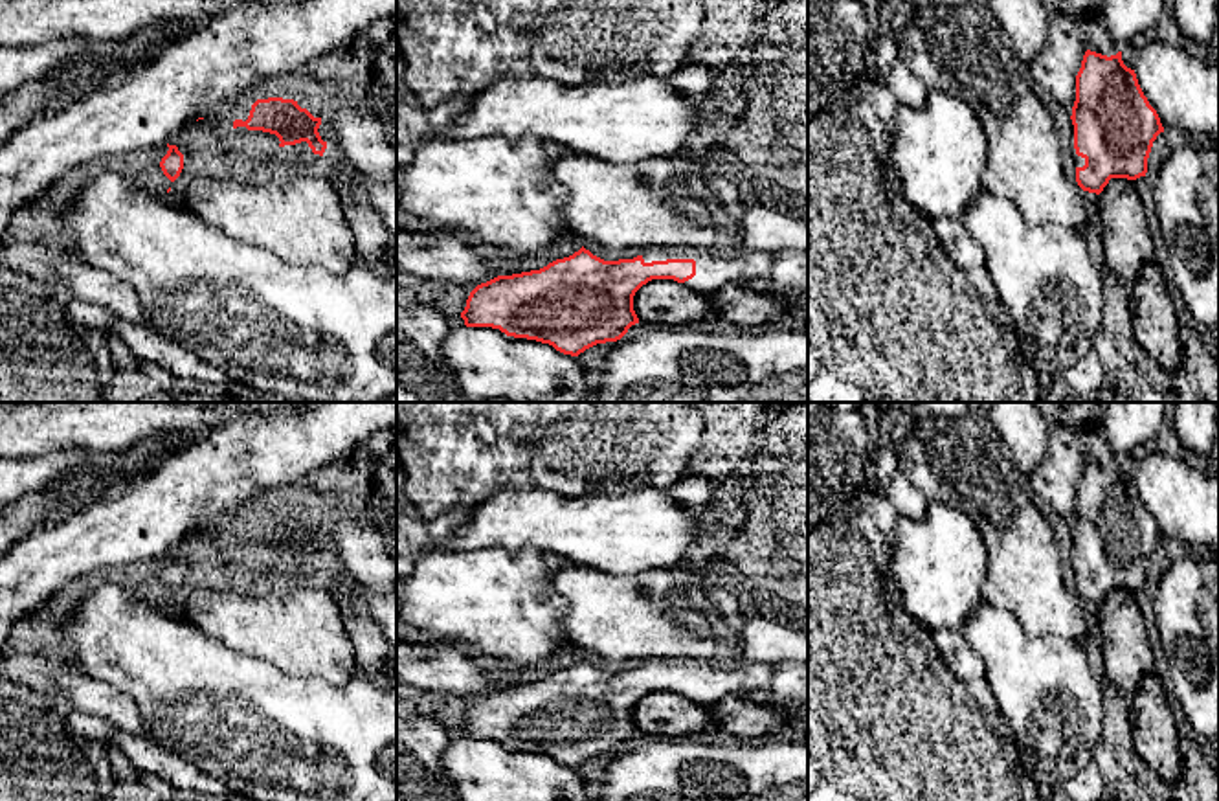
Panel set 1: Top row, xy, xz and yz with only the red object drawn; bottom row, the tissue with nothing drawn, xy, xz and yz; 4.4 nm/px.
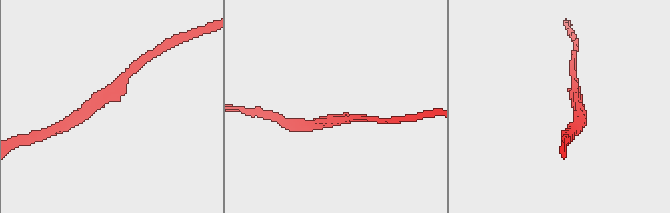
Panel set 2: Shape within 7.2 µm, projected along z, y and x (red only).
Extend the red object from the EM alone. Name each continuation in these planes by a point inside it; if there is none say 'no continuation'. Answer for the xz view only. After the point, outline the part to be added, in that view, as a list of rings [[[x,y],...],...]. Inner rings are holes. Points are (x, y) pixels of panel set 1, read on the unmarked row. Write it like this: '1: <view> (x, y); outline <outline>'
1: xz (713, 684); outline [[[643,660],[644,674],[666,671],[694,671],[696,687],[683,696],[705,707],[716,705],[729,694],[744,689],[771,687],[773,667],[769,663],[740,663],[733,669],[718,669],[698,661],[668,663],[663,660]]]

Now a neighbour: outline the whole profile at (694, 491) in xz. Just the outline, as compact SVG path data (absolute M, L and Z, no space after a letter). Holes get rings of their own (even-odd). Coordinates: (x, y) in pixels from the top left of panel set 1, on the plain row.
M687 474L674 487L668 489L670 496L690 511L705 507L712 496L712 481L707 476Z

